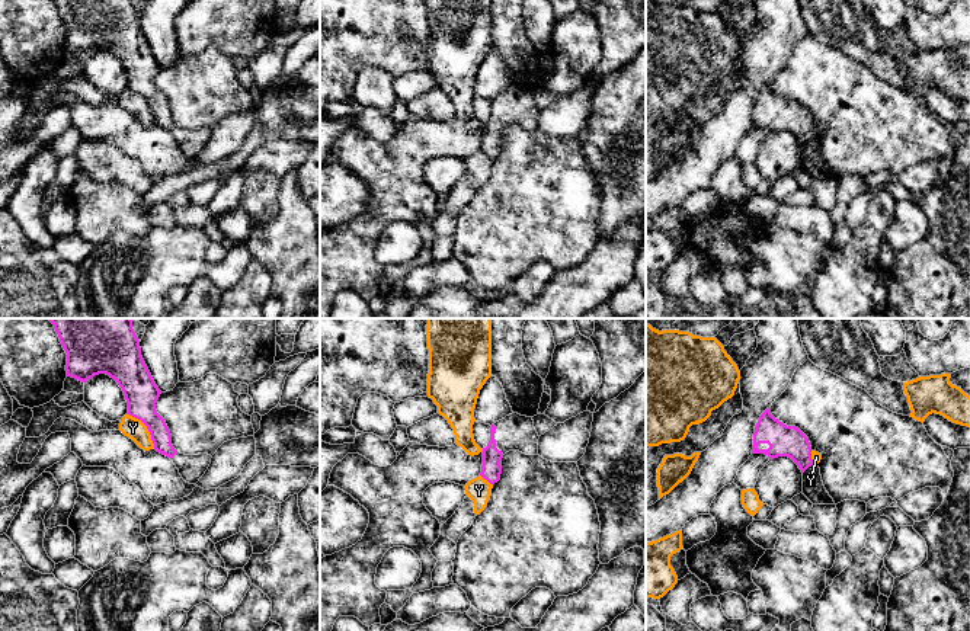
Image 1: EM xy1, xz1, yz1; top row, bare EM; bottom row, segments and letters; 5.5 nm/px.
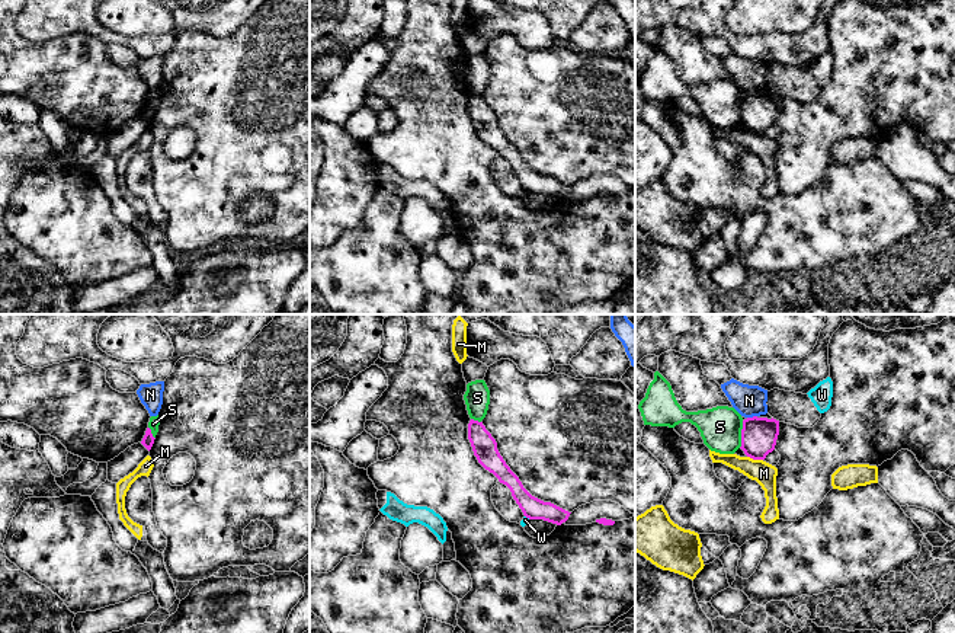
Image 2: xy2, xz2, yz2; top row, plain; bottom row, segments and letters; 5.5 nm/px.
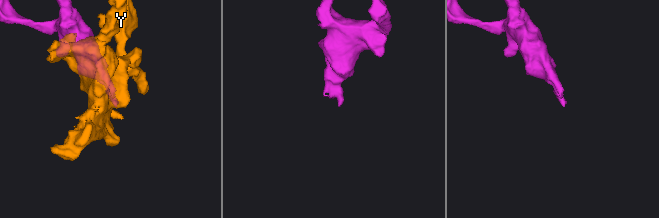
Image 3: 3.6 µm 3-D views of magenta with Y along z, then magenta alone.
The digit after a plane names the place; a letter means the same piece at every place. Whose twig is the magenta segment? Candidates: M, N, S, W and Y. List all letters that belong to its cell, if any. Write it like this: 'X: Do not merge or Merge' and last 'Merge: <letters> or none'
M: Do not merge
N: Do not merge
S: Do not merge
W: Do not merge
Y: Do not merge
Merge: none

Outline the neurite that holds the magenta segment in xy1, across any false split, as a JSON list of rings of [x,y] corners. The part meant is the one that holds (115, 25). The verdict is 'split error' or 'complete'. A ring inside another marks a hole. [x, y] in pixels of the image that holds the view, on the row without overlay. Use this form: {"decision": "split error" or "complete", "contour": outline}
{"decision": "split error", "contour": [[[54,0],[67,28],[67,51],[81,57],[99,48],[113,52],[128,77],[128,89],[141,95],[154,124],[169,131],[182,153],[195,158],[211,138],[211,129],[185,129],[172,119],[172,109],[156,77],[161,68],[143,31],[132,0]]]}

